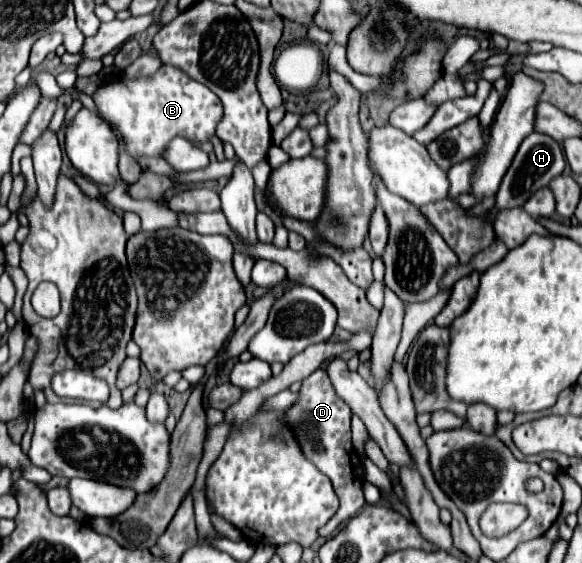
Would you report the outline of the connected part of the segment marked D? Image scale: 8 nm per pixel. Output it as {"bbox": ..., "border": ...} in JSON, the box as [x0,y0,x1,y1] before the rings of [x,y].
{"bbox":[284,369,364,537],"border":[[[316,369],[310,377],[306,377],[302,381],[302,389],[300,389],[300,401],[290,407],[284,413],[286,421],[292,425],[292,429],[296,431],[296,437],[306,453],[306,457],[324,473],[328,475],[328,479],[334,485],[334,491],[340,499],[340,507],[334,513],[334,517],[318,529],[320,537],[330,537],[334,535],[334,531],[346,523],[348,519],[352,519],[364,505],[364,495],[362,495],[362,483],[364,483],[364,469],[360,465],[360,455],[356,453],[352,441],[350,441],[350,417],[352,417],[352,409],[348,407],[348,403],[344,403],[344,399],[340,399],[336,395],[336,389],[326,373],[326,369]]]}

